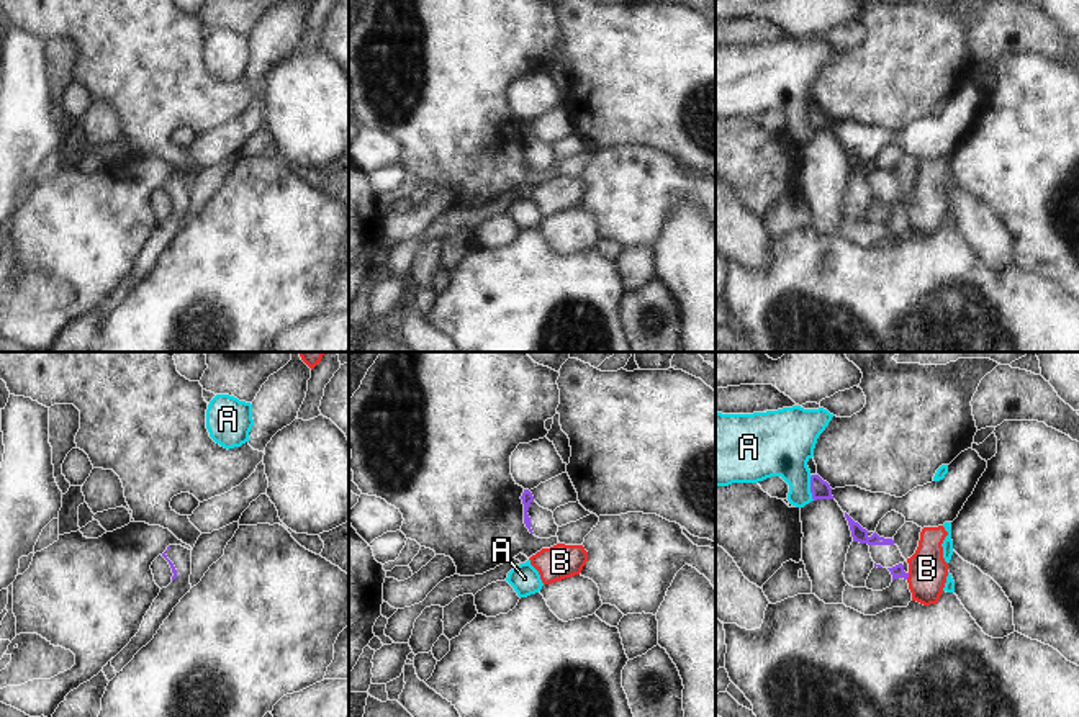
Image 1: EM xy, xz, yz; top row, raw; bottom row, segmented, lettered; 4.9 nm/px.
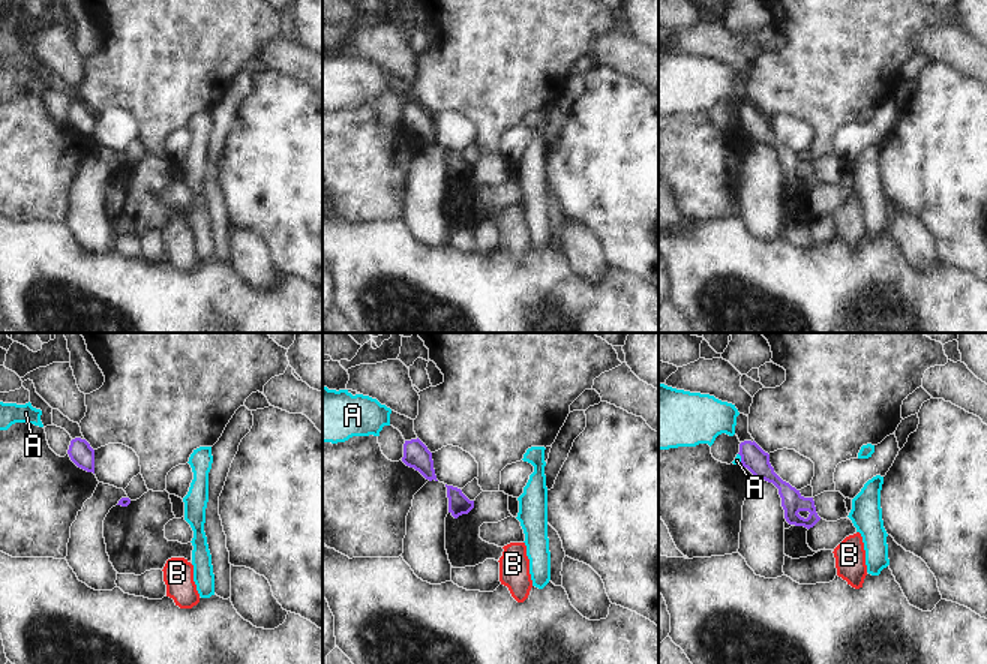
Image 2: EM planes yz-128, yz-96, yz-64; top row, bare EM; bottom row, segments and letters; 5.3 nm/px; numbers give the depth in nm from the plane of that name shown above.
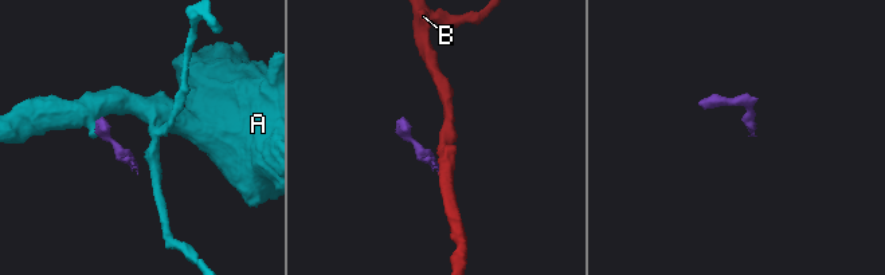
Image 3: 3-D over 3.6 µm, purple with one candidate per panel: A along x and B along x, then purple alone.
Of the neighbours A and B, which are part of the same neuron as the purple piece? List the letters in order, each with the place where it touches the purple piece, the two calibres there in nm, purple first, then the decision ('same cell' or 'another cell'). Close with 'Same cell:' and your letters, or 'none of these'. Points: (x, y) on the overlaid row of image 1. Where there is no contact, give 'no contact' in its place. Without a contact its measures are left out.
A: yz (811, 488) | 100/280 nm | another cell
B: yz (907, 577) | 60/190 nm | another cell
Same cell: none of these

